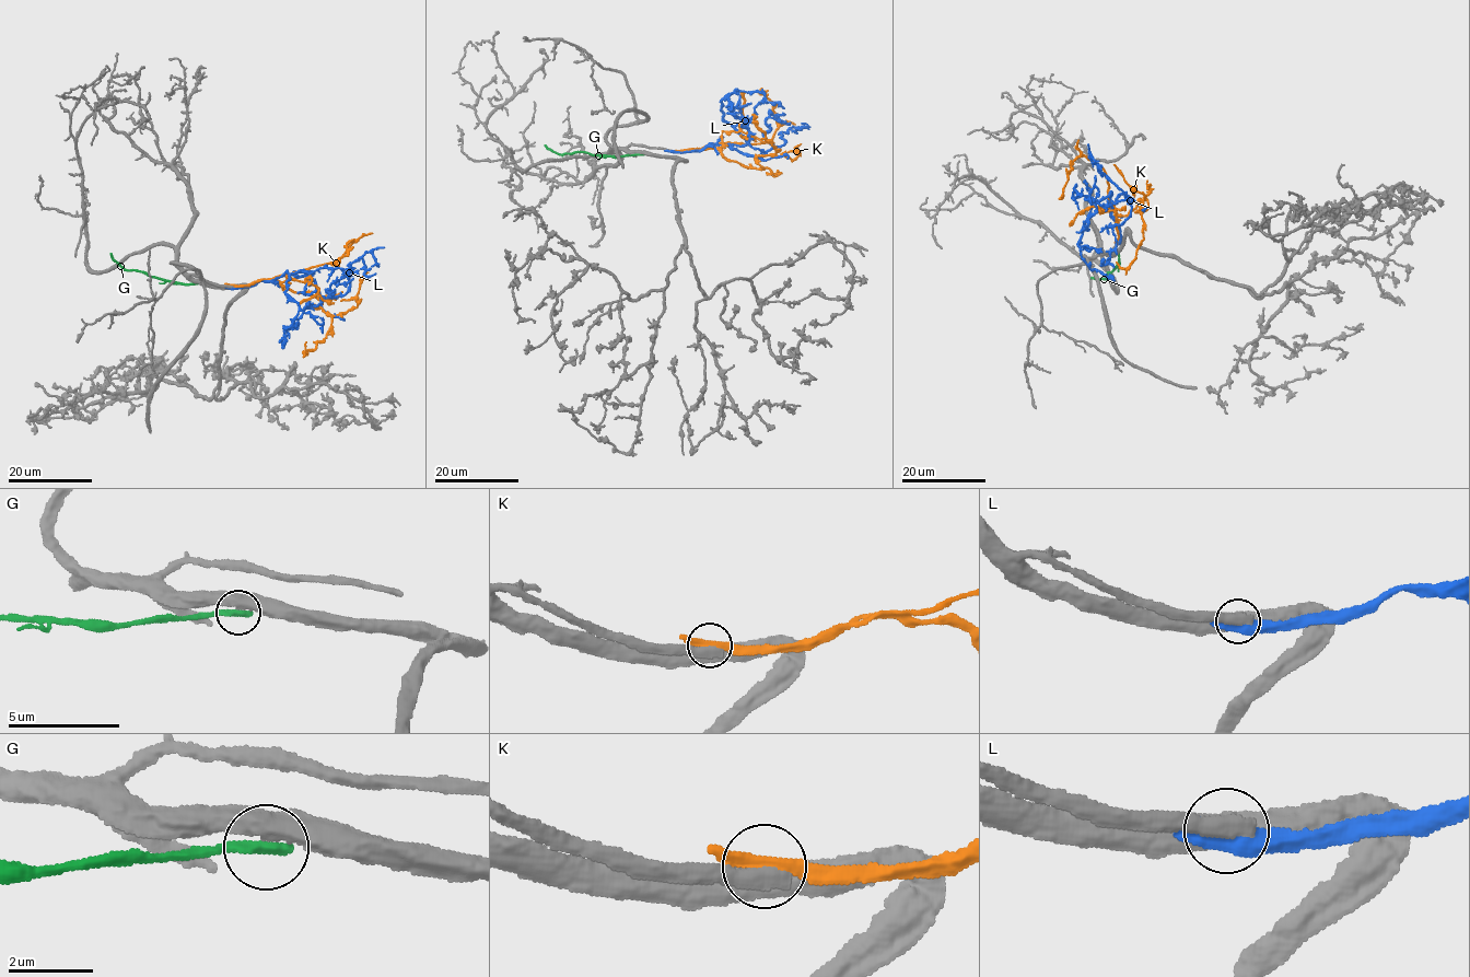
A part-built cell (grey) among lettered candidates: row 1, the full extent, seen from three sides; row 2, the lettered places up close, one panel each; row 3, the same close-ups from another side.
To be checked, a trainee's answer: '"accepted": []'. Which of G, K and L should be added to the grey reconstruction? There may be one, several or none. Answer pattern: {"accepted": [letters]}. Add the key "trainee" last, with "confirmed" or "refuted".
{"accepted": [], "trainee": "confirmed"}

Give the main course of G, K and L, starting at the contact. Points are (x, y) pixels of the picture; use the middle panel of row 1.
G: (641, 154), (580, 151), (560, 154), (544, 146)
K: (669, 150), (715, 149), (725, 158), (762, 169), (757, 158), (776, 153), (774, 147), (760, 131), (754, 114)
L: (669, 151), (743, 146), (744, 139), (721, 109), (722, 100), (738, 89), (731, 92), (730, 111)

